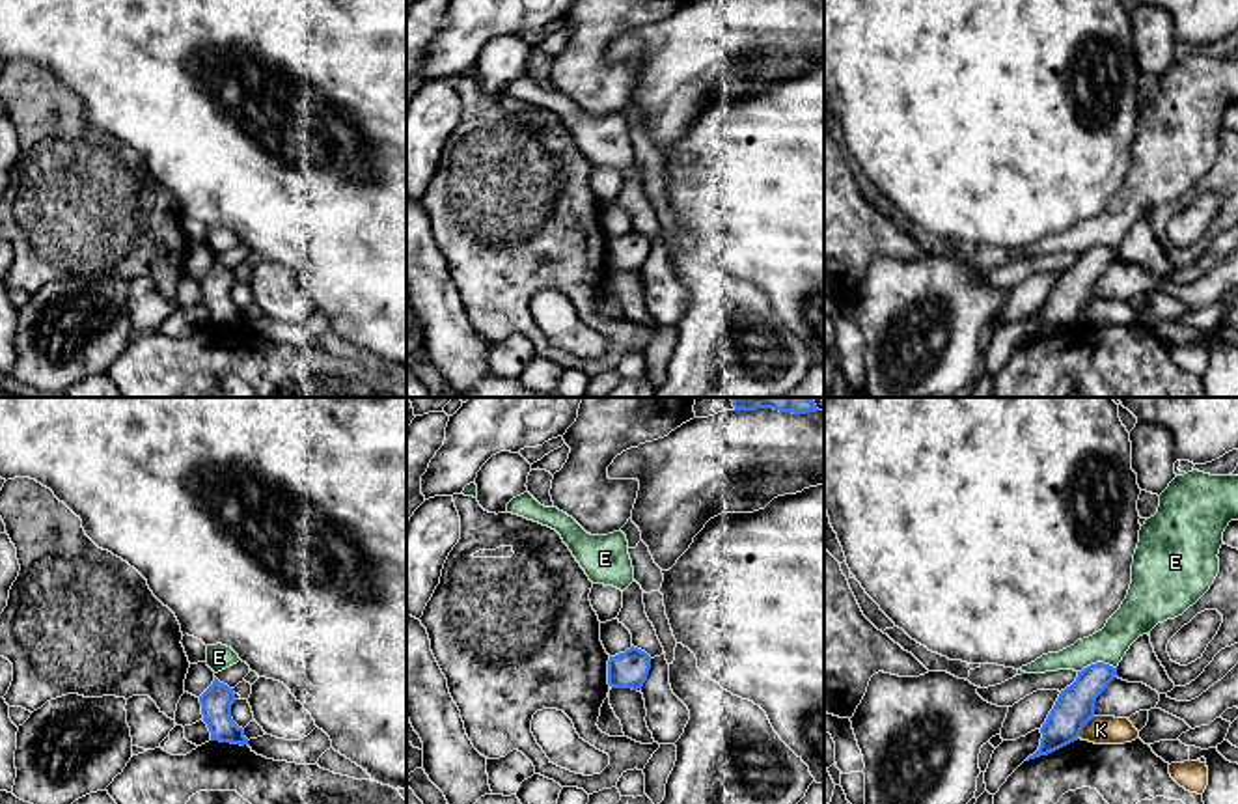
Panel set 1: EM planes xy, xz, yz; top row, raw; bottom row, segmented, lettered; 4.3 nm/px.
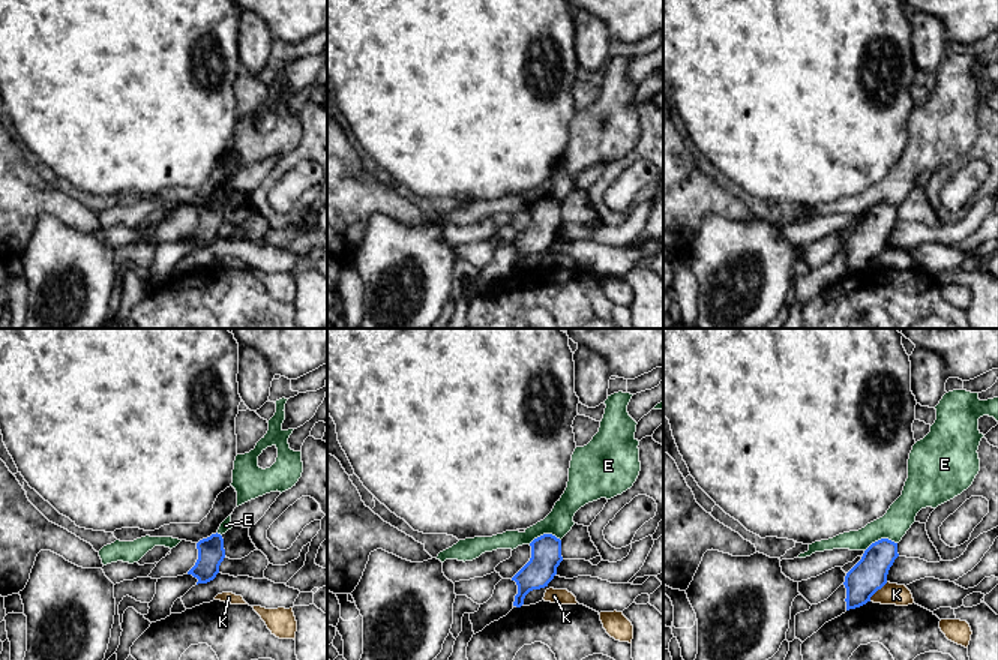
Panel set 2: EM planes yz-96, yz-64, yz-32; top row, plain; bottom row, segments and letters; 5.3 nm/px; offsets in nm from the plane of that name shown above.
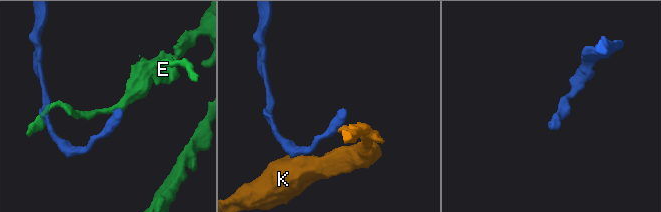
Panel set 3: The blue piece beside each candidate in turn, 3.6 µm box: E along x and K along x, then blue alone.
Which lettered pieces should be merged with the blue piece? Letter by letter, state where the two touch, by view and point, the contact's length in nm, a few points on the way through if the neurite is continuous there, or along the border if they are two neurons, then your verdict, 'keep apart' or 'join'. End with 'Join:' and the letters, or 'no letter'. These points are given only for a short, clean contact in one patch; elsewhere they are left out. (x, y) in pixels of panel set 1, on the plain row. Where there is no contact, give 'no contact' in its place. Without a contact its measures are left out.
E: meets blue in yz at (1097, 245); contact 170 nm long; border along yz (1115, 249), (1091, 245), (1078, 254); keep apart
K: meets blue in yz at (1084, 306); contact 130 nm long; border along yz (1095, 299), (1076, 319); keep apart
Join: no letter

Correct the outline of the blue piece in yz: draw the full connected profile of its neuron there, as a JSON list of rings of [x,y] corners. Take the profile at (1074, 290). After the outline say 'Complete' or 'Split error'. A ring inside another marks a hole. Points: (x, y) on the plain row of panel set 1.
[[[1096,244],[1078,254],[1076,263],[1061,272],[1053,291],[1040,310],[1042,321],[1039,332],[1025,343],[1048,338],[1078,323],[1083,308],[1094,300],[1096,280],[1115,261],[1117,250]]]. Complete

